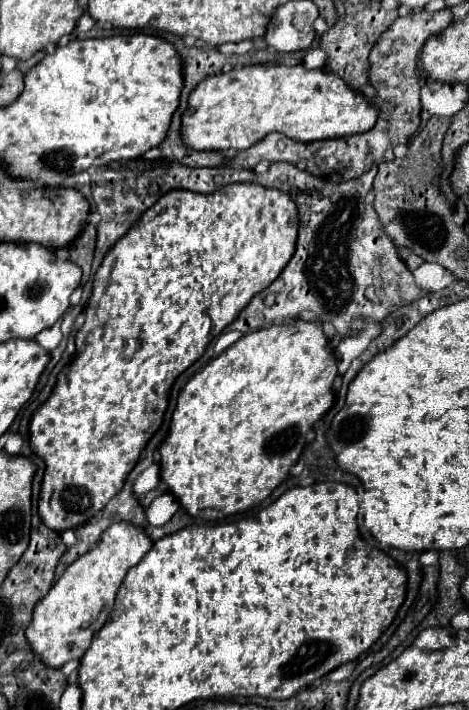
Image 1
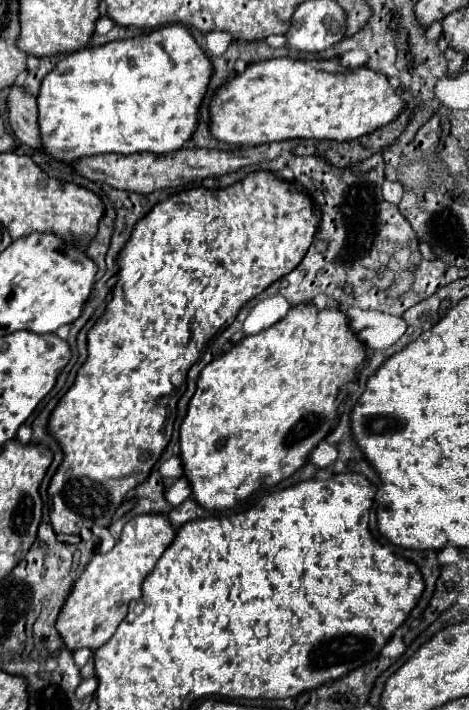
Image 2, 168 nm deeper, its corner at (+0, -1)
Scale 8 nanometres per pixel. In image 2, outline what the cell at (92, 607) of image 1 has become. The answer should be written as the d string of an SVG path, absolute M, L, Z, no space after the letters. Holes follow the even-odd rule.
M133 516L125 524L115 548L107 554L95 554L91 558L83 574L73 582L73 588L69 590L55 622L55 630L61 636L67 650L97 650L115 634L115 628L127 614L127 604L131 600L139 600L143 578L147 576L147 572L151 572L151 568L155 566L155 562L173 538L175 532L171 524L167 524L167 516Z

